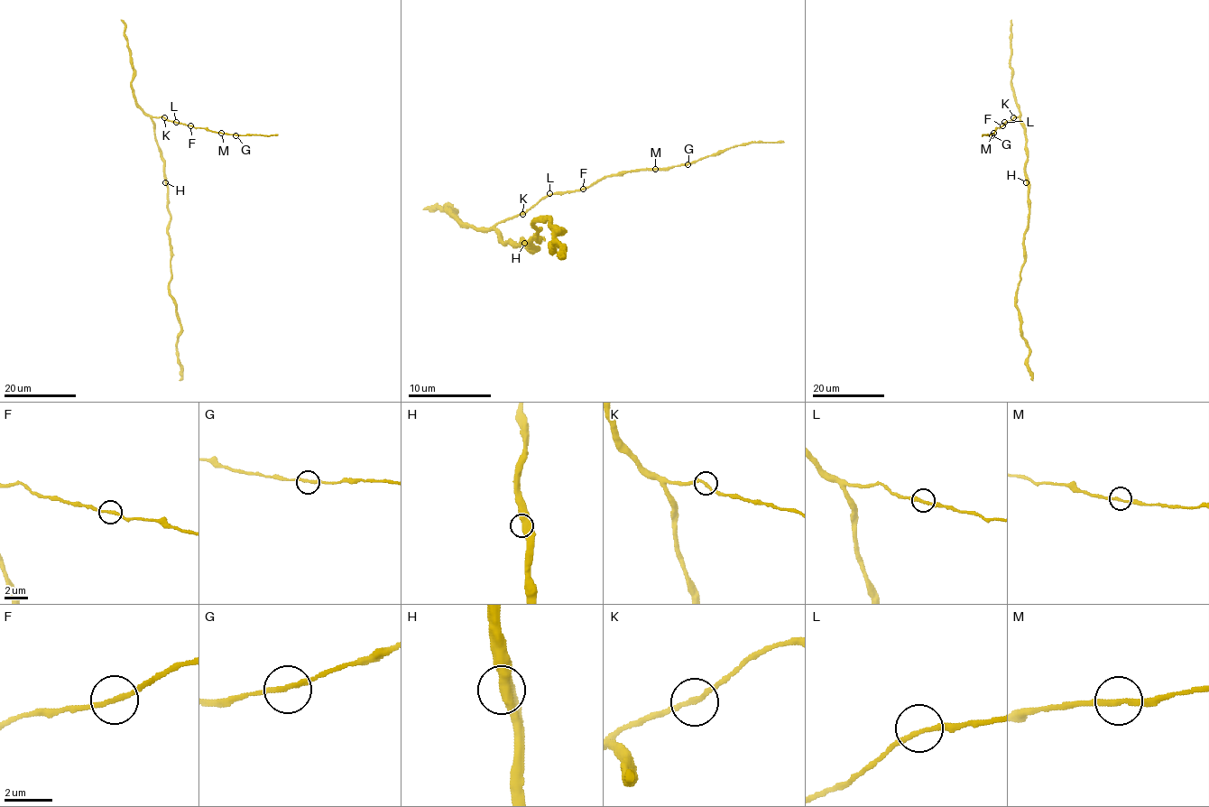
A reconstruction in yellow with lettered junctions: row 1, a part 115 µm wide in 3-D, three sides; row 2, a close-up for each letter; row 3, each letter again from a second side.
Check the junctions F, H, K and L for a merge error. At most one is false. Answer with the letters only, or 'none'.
none

